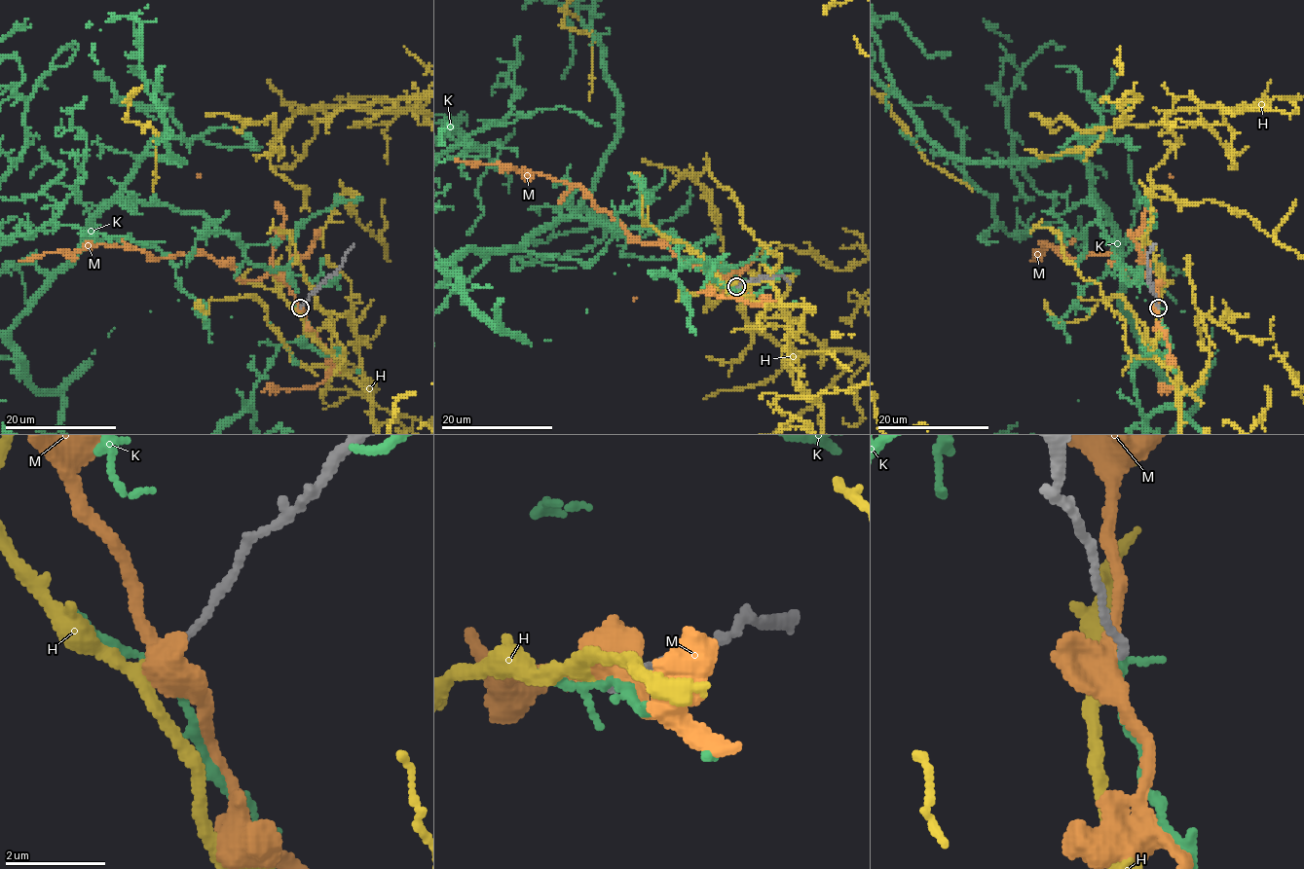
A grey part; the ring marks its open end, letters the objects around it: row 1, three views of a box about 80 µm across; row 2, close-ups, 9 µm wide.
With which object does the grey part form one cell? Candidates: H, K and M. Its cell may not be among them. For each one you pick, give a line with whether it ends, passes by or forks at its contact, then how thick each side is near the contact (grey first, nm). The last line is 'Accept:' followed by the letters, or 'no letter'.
H: it passes by; calibres 150 and 220 nm
Accept: H

